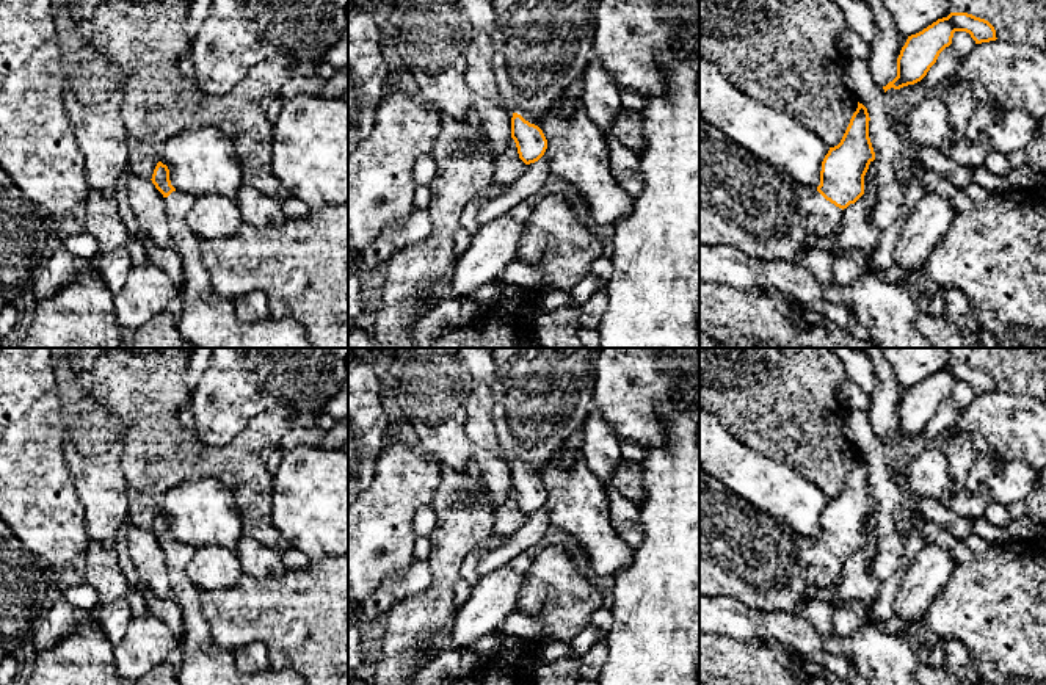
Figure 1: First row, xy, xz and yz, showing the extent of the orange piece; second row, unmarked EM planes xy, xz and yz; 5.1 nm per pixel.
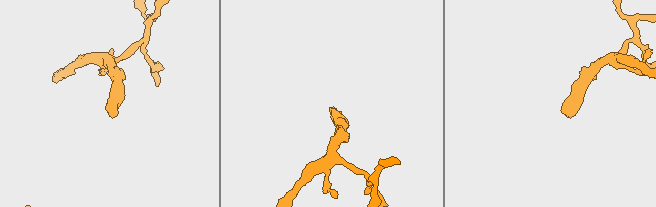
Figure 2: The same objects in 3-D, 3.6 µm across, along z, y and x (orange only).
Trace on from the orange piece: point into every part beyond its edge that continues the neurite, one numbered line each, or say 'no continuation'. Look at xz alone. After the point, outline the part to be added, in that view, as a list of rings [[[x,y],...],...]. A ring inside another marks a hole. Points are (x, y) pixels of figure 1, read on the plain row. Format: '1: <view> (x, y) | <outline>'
1: xz (541, 395) | [[[489,348],[496,365],[492,420],[500,453],[530,475],[549,462],[596,409],[594,378],[601,348]]]

